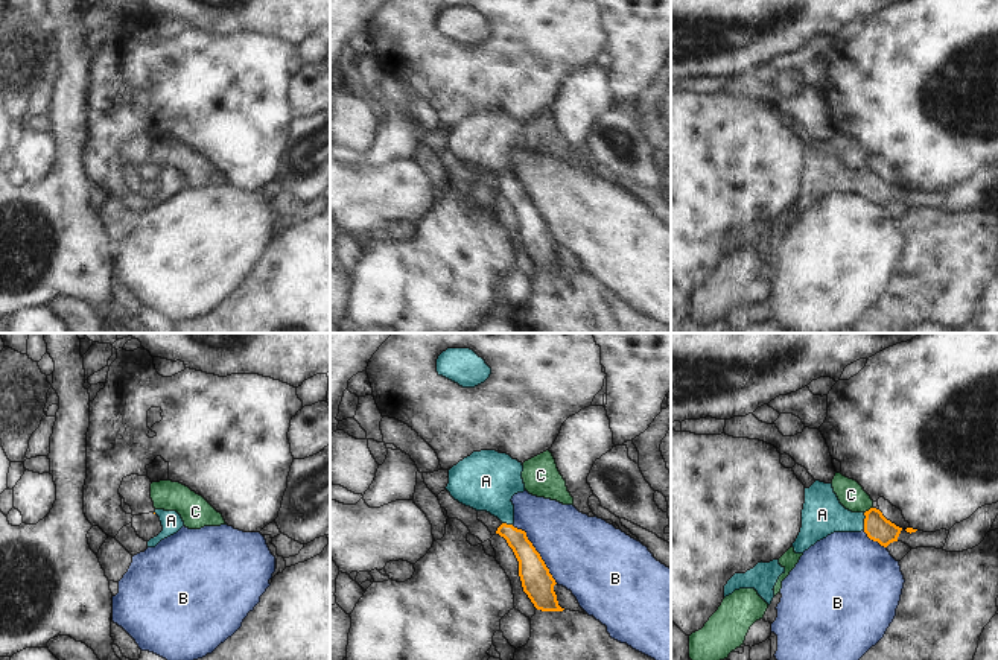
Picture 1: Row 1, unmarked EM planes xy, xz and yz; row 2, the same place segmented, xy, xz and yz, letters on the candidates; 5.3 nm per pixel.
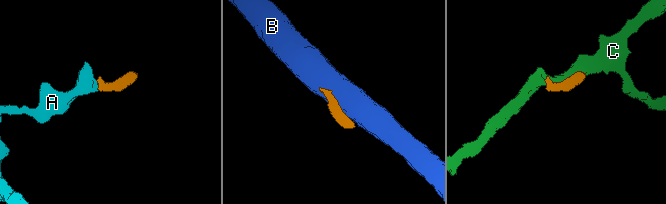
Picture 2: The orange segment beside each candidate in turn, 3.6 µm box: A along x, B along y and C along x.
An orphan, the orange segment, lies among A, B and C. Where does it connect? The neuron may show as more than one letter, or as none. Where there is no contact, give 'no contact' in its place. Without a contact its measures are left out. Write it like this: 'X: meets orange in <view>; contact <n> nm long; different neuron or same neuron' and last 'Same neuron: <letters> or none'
A: meets orange in yz; contact 100 nm long; same neuron
B: meets orange in xz; contact 400 nm long; different neuron
C: meets orange in yz; contact 60 nm long; different neuron
Same neuron: A

